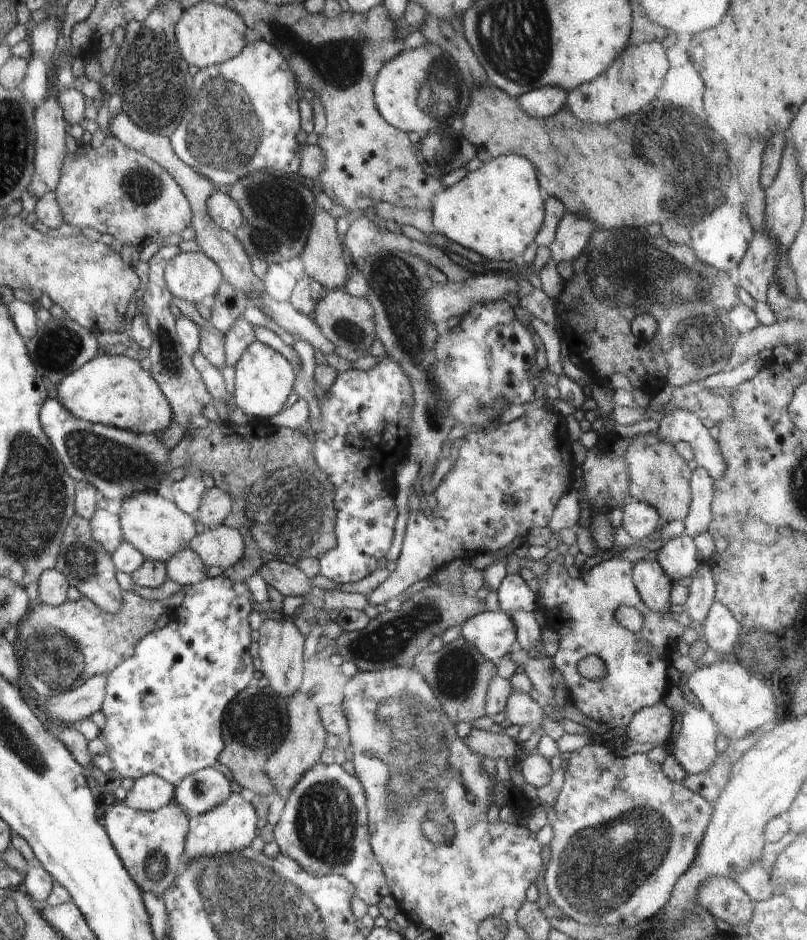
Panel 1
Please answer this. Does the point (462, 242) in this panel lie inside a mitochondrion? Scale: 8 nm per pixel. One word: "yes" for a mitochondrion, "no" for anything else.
no

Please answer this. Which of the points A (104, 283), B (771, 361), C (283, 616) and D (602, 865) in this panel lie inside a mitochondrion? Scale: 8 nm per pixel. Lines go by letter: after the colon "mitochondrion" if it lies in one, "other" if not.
A: other
B: other
C: other
D: mitochondrion

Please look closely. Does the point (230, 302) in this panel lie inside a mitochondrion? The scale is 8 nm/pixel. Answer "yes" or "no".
no

